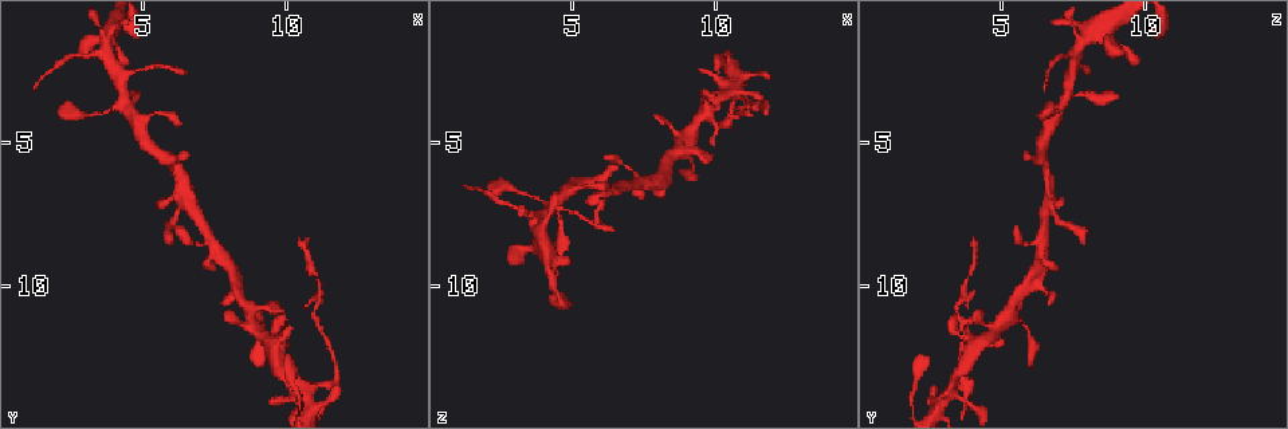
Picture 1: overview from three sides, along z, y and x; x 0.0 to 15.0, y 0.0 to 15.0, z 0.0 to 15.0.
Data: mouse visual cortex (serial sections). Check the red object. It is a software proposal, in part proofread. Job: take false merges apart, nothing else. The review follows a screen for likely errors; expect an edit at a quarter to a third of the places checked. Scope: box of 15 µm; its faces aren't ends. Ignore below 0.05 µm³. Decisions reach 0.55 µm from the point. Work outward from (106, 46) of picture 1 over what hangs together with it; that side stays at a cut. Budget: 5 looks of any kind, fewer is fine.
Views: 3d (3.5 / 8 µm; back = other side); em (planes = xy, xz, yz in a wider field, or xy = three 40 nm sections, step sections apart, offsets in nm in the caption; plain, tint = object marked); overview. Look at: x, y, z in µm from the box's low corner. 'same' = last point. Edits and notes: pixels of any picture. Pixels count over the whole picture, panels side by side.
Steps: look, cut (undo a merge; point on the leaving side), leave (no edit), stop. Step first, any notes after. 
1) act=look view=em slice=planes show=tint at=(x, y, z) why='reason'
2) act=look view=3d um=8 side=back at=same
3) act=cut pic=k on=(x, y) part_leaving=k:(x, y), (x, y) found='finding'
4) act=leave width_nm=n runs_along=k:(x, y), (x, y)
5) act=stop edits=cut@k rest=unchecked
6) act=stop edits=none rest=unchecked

act=look view=3d um=3.5 at=(4.1, 2.5, 7.5) why='sudden change in width'

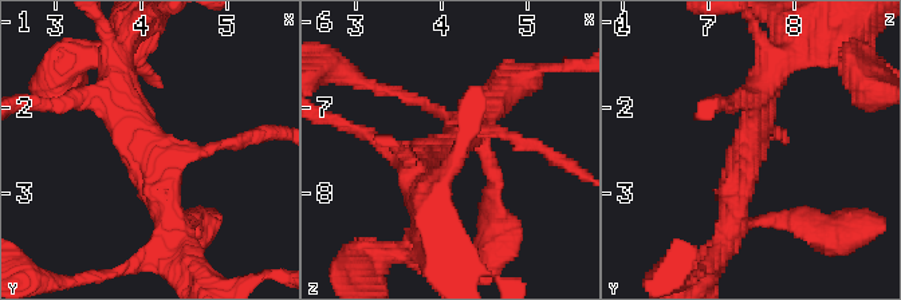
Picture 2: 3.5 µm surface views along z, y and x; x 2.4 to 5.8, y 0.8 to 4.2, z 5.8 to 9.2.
act=look view=em slice=xy step=5 show=tint at=(4.15, 2.55, 7.40) why='shape alone is not enough'

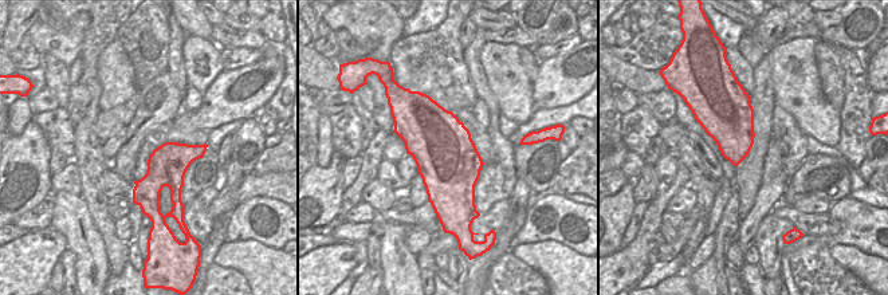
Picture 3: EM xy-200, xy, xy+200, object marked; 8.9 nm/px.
act=leave found='continuous, no second cell'

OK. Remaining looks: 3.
act=look view=3d um=3.5 side=back at=(5.7, 4.0, 6.6) why='sudden change in width'

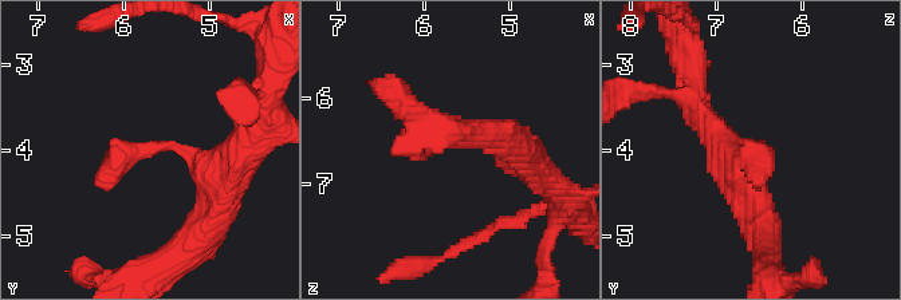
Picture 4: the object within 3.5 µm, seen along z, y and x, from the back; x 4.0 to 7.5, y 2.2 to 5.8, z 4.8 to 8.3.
act=look view=em slice=planes show=tint at=(5.70, 3.95, 6.50) why='need the tissue'

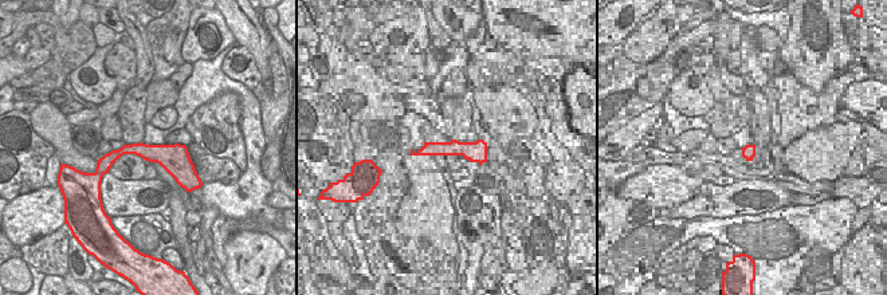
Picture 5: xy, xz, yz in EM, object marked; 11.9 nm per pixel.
act=leave runs_along=5:(187, 158), (125, 149), (106, 161) found='continuous, no second cell'

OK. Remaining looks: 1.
act=stop edits=none rest=unchecked

